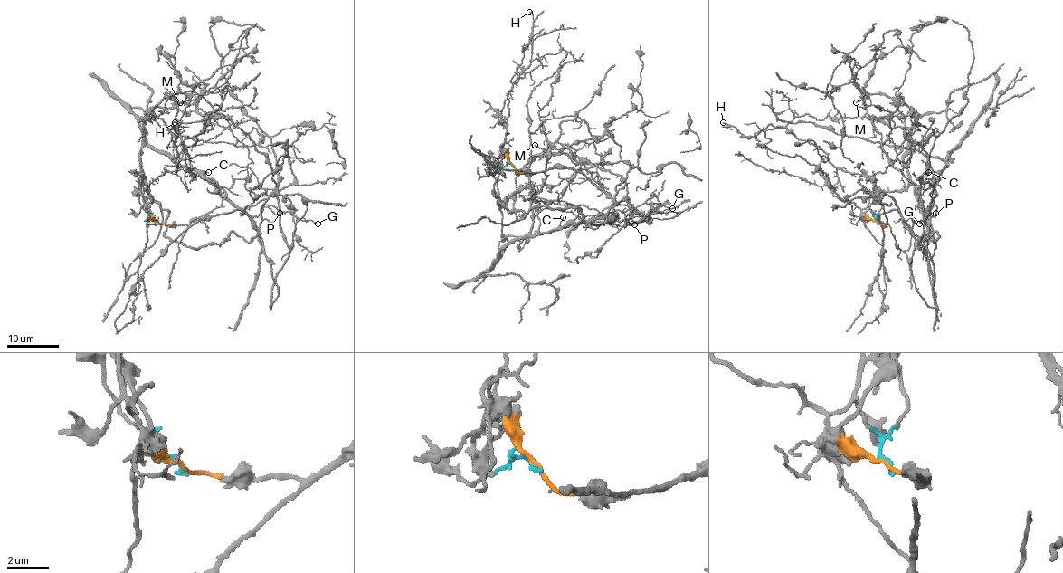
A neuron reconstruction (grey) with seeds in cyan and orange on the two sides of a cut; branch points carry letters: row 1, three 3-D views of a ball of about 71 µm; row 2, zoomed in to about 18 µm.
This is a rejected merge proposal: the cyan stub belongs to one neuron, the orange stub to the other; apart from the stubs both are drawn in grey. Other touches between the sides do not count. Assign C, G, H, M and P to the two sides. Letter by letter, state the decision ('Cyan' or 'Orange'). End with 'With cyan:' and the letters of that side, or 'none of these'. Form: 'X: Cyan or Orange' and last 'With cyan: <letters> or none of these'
C: Orange
G: Orange
H: Cyan
M: Orange
P: Orange
With cyan: H

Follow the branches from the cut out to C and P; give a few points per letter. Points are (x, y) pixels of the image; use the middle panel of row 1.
C: (512, 165), (577, 170), (631, 205), (625, 225), (643, 214), (616, 205), (560, 227), (562, 217)
P: (512, 165), (577, 170), (631, 205), (625, 225), (643, 214), (616, 205), (576, 225), (634, 225)

